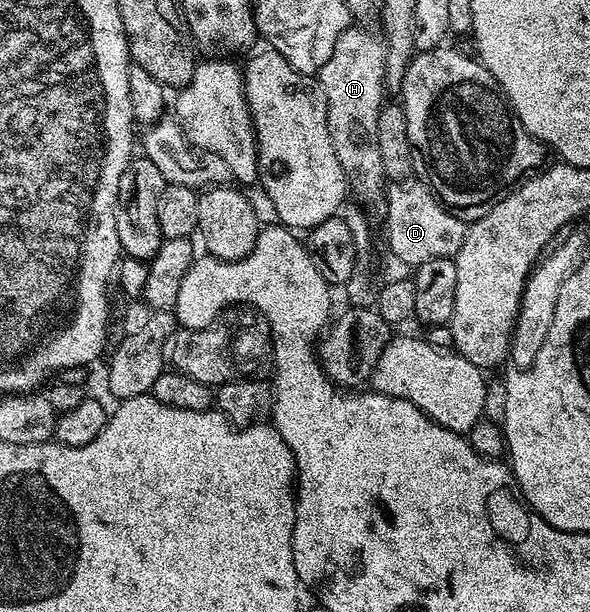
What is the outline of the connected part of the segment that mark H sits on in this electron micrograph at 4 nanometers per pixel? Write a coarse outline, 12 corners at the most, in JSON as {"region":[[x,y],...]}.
{"region":[[340,33],[318,83],[351,195],[379,201],[388,50]]}

